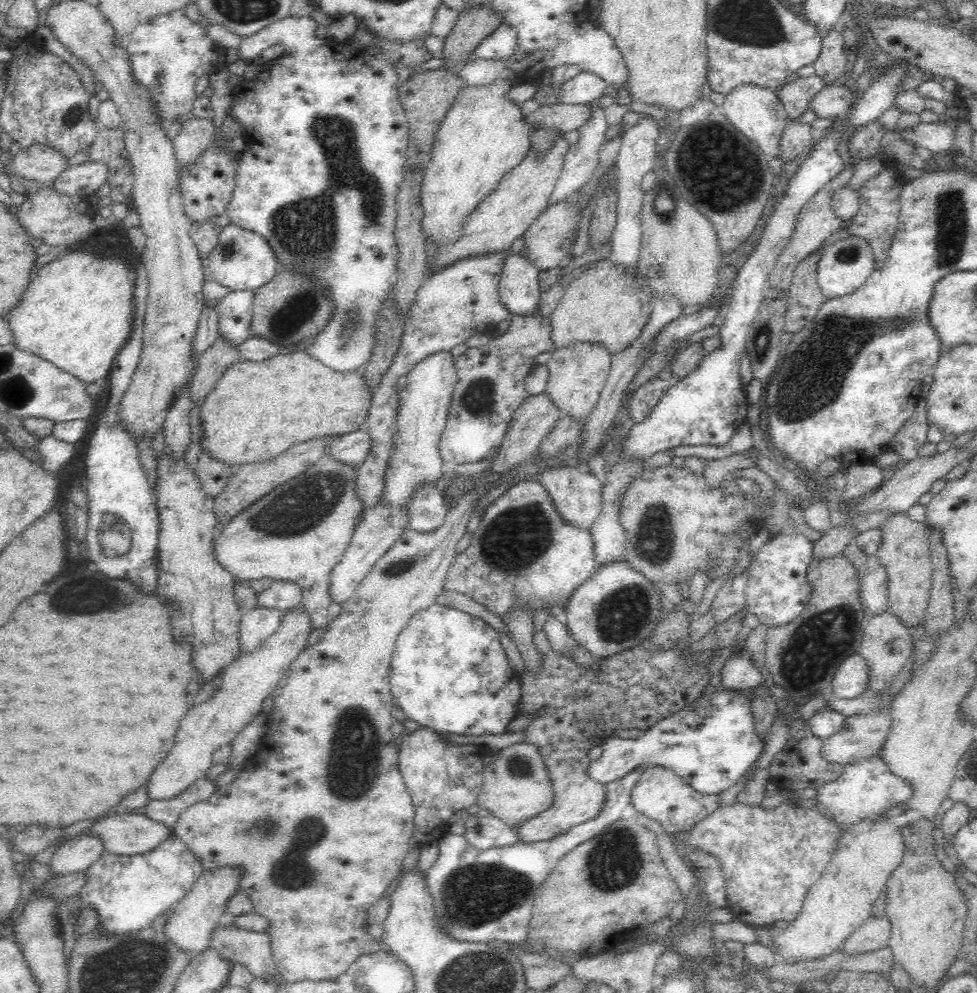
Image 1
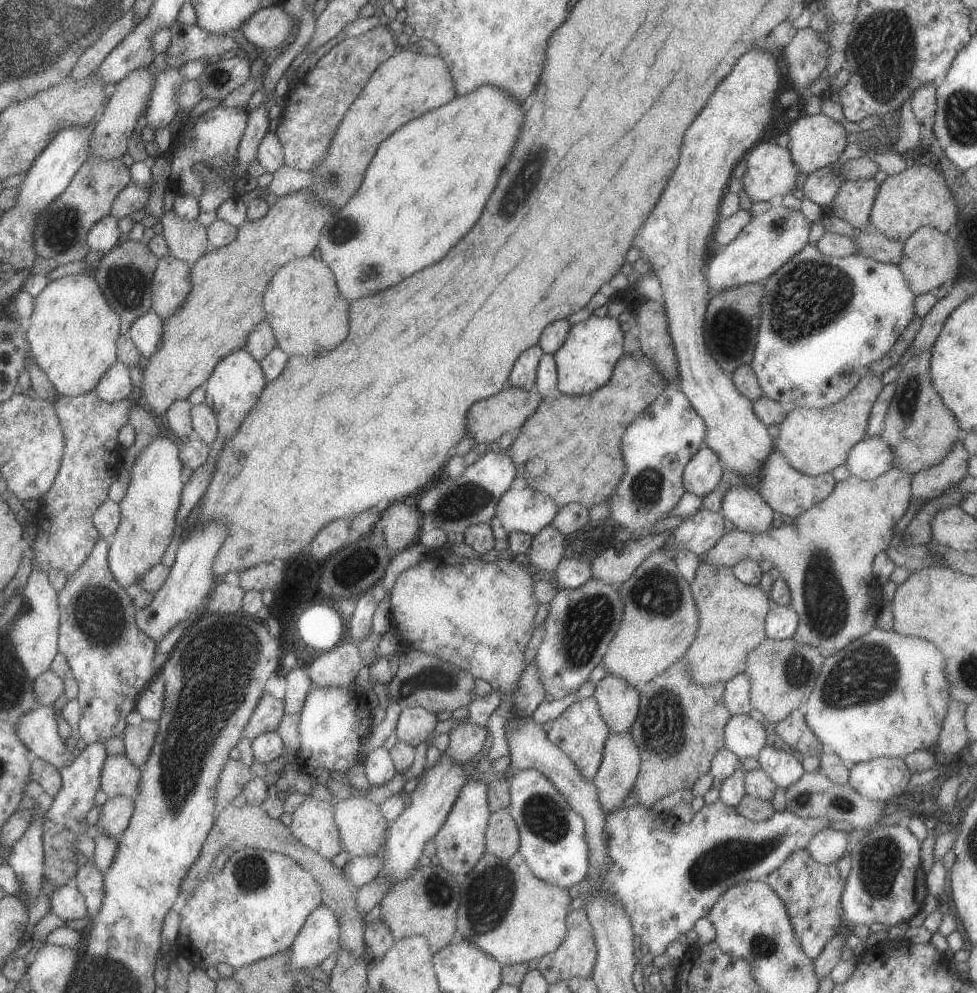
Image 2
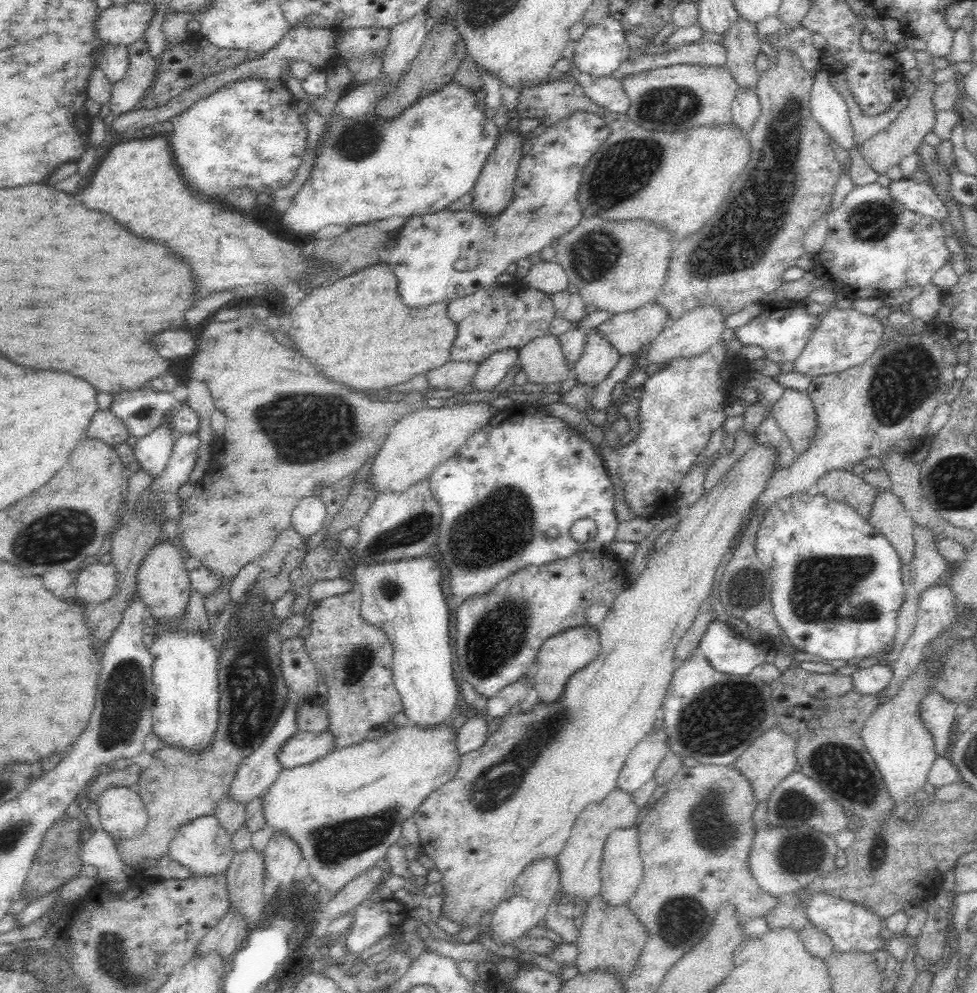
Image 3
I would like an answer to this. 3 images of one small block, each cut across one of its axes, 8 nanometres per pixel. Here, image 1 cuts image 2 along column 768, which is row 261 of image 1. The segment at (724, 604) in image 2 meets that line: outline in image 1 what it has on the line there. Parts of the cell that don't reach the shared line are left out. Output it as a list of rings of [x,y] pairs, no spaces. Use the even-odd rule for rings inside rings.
[[[607,258],[592,262],[592,268],[565,287],[564,296],[550,316],[555,348],[574,342],[603,344],[612,355],[622,352],[642,332],[657,298],[639,268],[618,269]]]

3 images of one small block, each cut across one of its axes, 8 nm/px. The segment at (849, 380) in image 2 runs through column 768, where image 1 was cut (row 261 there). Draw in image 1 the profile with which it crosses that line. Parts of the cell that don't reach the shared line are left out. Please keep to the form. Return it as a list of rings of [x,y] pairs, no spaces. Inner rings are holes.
[[[290,16],[278,20],[272,25],[265,26],[256,31],[256,34],[247,36],[240,41],[238,46],[239,58],[250,61],[255,56],[260,56],[263,50],[274,44],[282,44],[283,54],[278,57],[273,66],[258,72],[257,83],[254,90],[242,88],[228,109],[228,116],[232,116],[242,126],[243,133],[250,136],[246,142],[246,150],[240,154],[238,161],[238,179],[235,180],[232,200],[226,206],[226,214],[232,224],[242,227],[248,231],[256,232],[264,237],[270,245],[274,256],[280,265],[280,270],[296,270],[314,276],[320,284],[328,289],[327,294],[333,300],[334,312],[329,323],[319,332],[313,341],[305,348],[305,351],[319,360],[327,367],[333,368],[336,372],[352,372],[358,368],[364,369],[374,350],[374,334],[376,334],[376,316],[382,308],[382,304],[388,298],[388,292],[394,290],[394,281],[397,275],[398,245],[394,236],[397,220],[397,195],[399,186],[408,172],[407,156],[409,143],[409,126],[405,117],[405,110],[398,98],[398,89],[402,81],[397,77],[396,71],[392,68],[395,62],[403,62],[413,70],[415,66],[429,60],[432,56],[424,40],[410,40],[410,42],[396,42],[381,36],[374,36],[368,45],[358,47],[358,44],[351,40],[333,39],[325,36],[320,39],[314,36],[317,25],[312,17]]]

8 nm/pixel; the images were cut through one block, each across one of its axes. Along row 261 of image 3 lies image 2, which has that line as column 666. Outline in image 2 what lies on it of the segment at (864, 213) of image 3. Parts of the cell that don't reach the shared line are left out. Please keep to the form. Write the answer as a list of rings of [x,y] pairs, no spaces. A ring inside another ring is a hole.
[[[722,798],[704,805],[694,813],[692,822],[683,823],[679,818],[668,813],[657,813],[644,806],[622,808],[606,816],[606,844],[608,844],[608,872],[598,884],[600,892],[610,892],[624,906],[626,914],[636,936],[648,944],[649,951],[658,956],[665,952],[670,942],[678,939],[680,934],[694,928],[695,922],[707,917],[715,902],[733,886],[750,880],[766,880],[796,850],[805,848],[812,836],[820,830],[840,827],[832,820],[802,818],[790,810],[776,811],[762,822],[746,820],[736,812],[737,806],[726,806]]]

